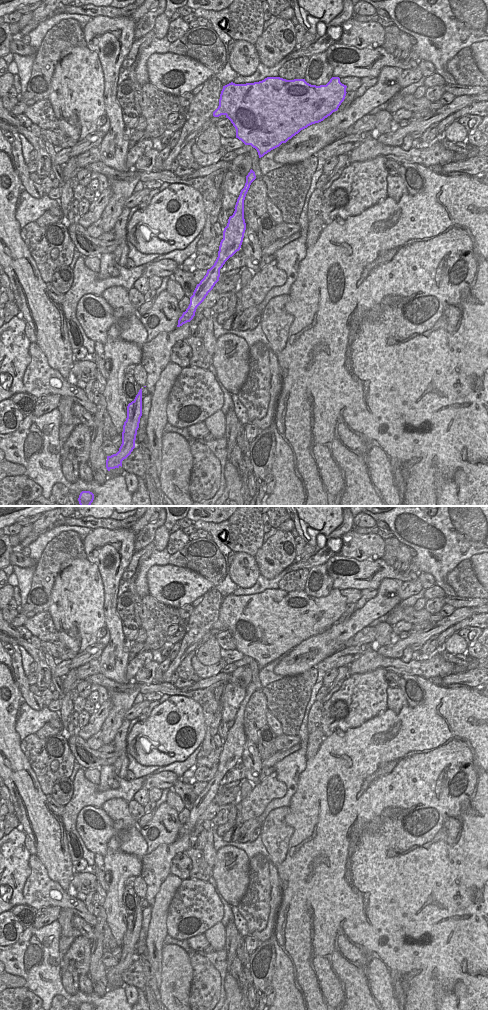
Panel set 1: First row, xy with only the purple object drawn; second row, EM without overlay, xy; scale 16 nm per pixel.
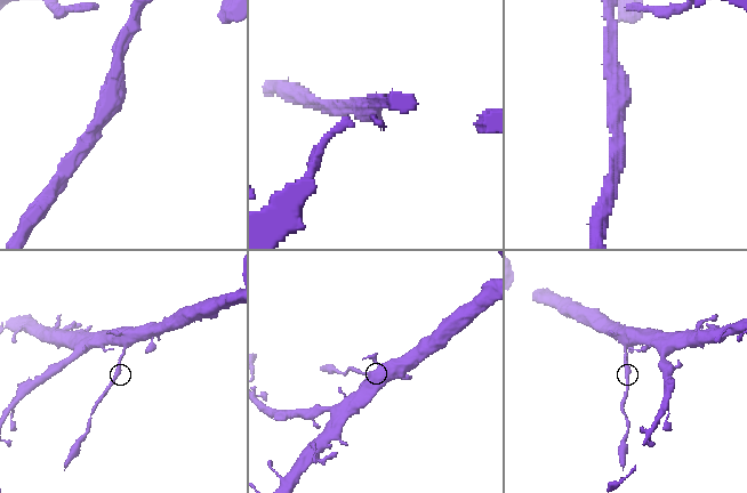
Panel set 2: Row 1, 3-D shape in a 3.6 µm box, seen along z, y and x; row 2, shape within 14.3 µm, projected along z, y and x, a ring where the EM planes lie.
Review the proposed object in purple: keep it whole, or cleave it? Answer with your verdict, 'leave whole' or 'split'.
split

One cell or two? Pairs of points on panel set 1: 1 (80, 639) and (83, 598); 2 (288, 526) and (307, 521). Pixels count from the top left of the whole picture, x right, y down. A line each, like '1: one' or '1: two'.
1: one
2: two

